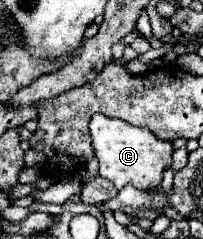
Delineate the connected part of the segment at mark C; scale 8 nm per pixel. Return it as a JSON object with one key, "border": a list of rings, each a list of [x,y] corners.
{"border":[[[96,114],[90,120],[90,136],[94,154],[100,162],[100,176],[108,178],[118,190],[126,184],[132,184],[138,190],[158,186],[162,182],[164,168],[172,164],[172,144],[156,138],[148,128],[136,128],[124,120]]]}

